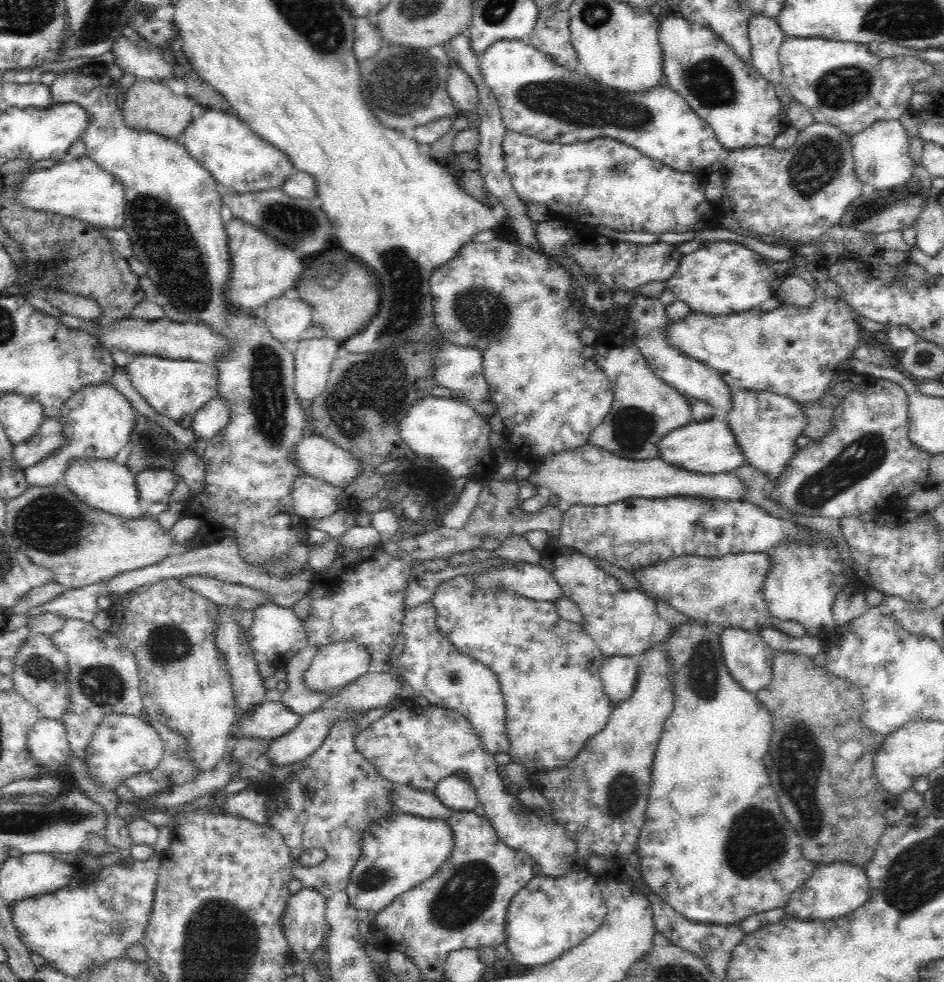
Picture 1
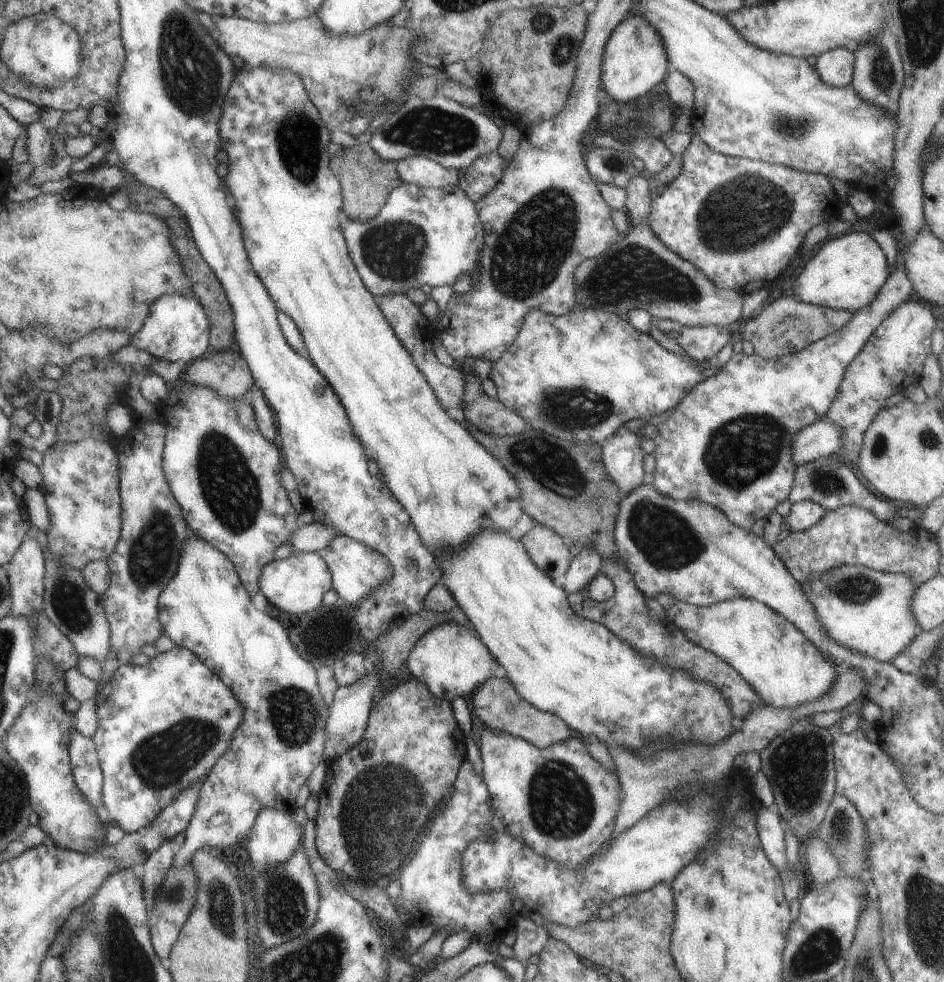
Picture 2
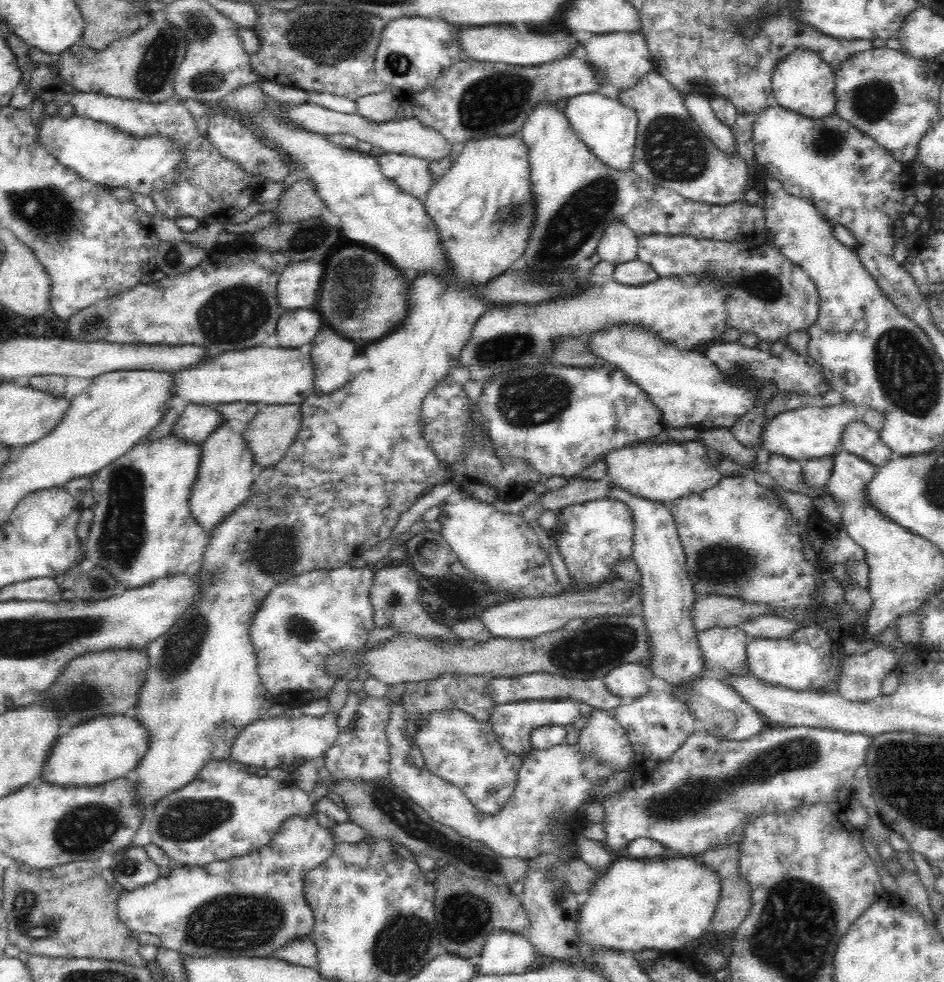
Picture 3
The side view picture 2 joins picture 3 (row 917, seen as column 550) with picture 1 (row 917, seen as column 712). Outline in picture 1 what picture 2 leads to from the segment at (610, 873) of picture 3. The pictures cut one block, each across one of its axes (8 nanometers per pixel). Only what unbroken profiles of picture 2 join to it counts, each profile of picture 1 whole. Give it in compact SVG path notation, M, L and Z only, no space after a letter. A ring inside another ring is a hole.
M694 619L673 626L663 642L663 653L667 654L672 671L674 710L665 720L657 745L646 820L635 852L641 861L639 872L646 885L677 913L696 923L729 926L739 924L751 914L786 906L790 895L810 878L818 864L803 857L802 840L782 816L778 800L770 788L762 760L768 754L771 742L772 714L759 703L755 694L743 690L730 675L722 657L721 630L716 624ZM660 808L668 812L668 822L670 818L678 818L682 826L688 826L686 822L696 818L696 832L652 832L658 830Z

